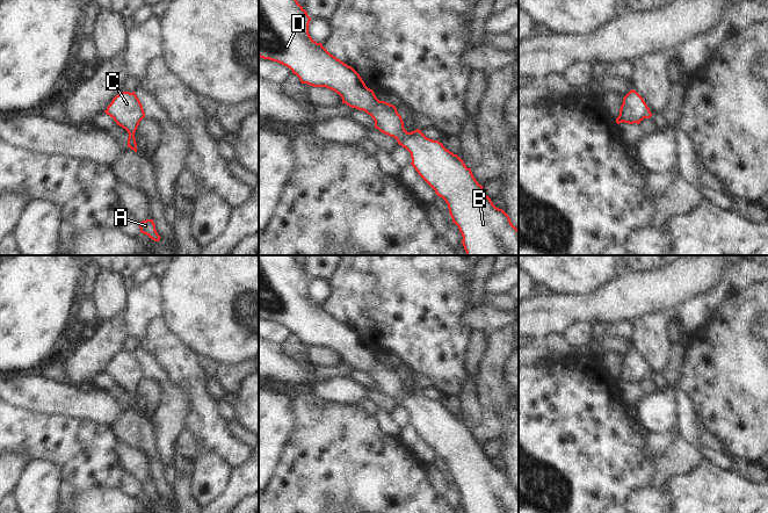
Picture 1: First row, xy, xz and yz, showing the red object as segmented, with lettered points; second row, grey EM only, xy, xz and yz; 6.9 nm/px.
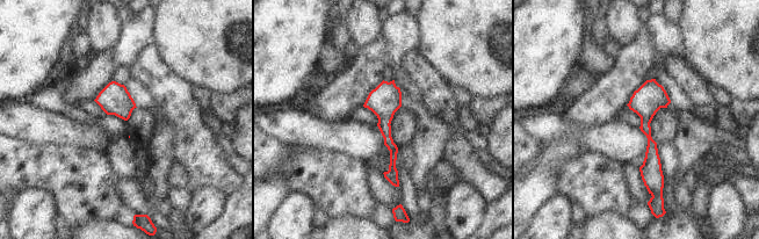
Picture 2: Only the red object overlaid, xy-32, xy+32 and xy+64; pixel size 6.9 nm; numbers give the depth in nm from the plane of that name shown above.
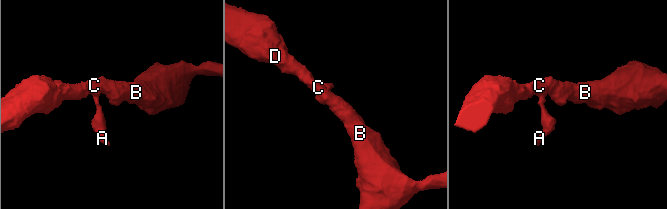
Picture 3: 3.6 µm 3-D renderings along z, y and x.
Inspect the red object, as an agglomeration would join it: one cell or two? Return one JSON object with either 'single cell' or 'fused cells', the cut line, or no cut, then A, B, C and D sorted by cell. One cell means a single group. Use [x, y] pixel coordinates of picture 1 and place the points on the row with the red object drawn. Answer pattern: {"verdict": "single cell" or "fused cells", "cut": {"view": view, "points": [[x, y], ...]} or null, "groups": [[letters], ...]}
{"verdict": "single cell", "cut": null, "groups": [["A", "B", "C", "D"]]}

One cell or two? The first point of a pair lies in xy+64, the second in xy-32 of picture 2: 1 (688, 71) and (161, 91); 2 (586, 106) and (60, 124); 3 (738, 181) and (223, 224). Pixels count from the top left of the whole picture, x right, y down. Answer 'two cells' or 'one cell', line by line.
1: one cell
2: two cells
3: two cells

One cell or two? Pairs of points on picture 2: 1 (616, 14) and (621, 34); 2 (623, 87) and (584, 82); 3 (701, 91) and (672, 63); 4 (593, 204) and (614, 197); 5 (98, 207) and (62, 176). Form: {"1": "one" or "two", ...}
{"1": "one", "2": "two", "3": "one", "4": "one", "5": "one"}

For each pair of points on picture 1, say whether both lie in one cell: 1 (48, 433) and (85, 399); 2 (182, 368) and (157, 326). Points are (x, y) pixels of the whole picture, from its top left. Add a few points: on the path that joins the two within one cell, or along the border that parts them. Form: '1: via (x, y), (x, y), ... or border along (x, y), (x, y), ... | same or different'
1: border along (40, 412), (93, 421) | different
2: via (176, 358), (160, 337) | same

